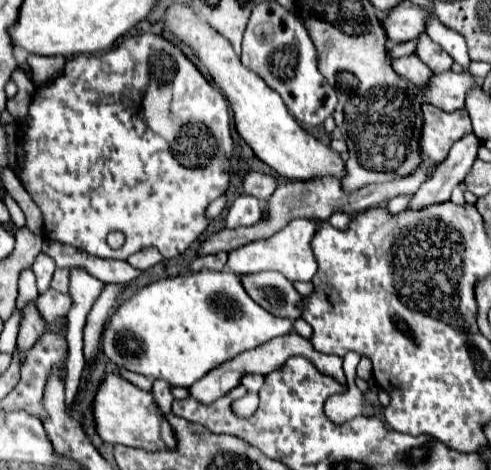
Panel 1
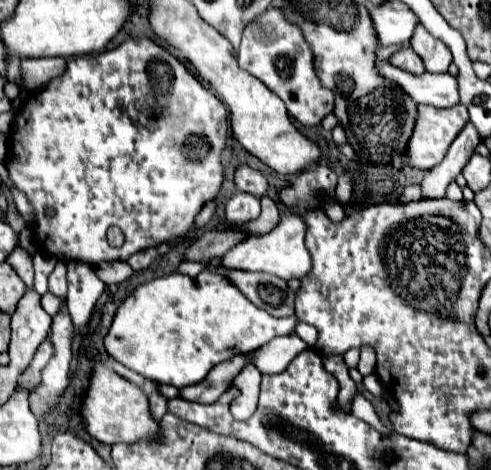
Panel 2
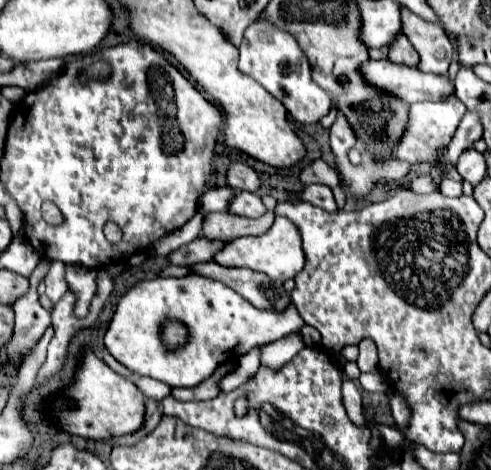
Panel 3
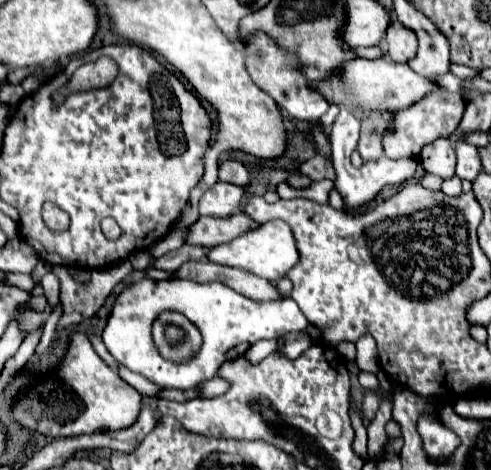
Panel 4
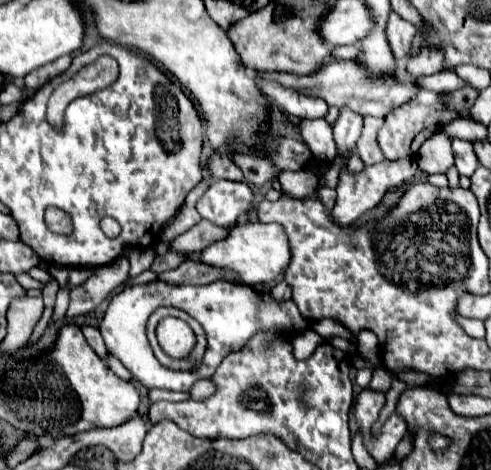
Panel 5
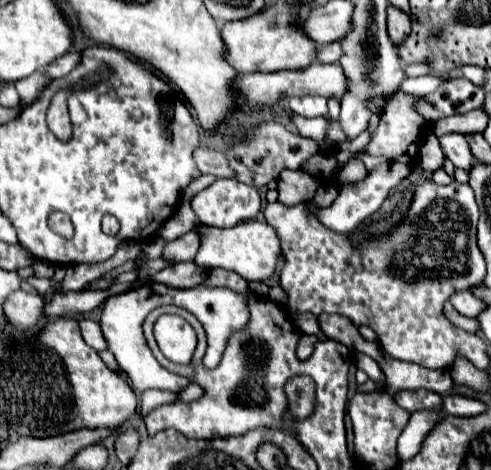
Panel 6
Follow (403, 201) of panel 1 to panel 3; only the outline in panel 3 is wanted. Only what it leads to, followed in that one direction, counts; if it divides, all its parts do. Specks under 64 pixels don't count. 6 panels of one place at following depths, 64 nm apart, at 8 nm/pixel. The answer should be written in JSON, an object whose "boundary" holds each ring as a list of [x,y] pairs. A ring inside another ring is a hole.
{"boundary":[[[420,176],[416,180],[412,180],[408,184],[408,188],[416,194],[428,194],[428,192],[436,192],[436,188],[432,188],[432,184],[428,184],[428,176]]]}

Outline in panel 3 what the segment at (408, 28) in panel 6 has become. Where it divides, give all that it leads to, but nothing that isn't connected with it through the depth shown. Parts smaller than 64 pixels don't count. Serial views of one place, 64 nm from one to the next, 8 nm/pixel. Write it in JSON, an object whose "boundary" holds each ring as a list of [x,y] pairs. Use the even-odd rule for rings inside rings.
{"boundary":[[[400,36],[400,40],[396,40],[396,44],[390,44],[390,62],[396,64],[404,64],[410,68],[418,68],[420,58],[416,56],[416,50],[412,48],[412,44],[408,44],[406,36]]]}

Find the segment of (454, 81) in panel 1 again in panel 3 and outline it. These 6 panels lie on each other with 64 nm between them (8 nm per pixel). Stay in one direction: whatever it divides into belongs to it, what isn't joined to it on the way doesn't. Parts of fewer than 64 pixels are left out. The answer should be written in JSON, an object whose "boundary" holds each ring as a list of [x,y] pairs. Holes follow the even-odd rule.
{"boundary":[[[368,60],[368,64],[364,64],[362,68],[364,78],[382,92],[388,92],[392,96],[398,96],[400,100],[404,100],[406,104],[414,104],[414,102],[440,102],[446,100],[454,94],[454,84],[450,82],[448,76],[438,76],[438,74],[426,74],[420,72],[416,68],[404,68],[400,64],[392,64],[390,60]]]}

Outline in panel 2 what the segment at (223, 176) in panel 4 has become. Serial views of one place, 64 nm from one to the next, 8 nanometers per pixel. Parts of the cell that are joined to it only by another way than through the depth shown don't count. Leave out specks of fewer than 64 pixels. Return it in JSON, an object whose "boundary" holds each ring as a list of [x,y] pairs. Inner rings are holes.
{"boundary":[[[238,166],[236,174],[234,174],[234,184],[238,190],[254,194],[258,198],[266,196],[268,192],[268,180],[264,178],[264,174],[260,170],[254,170],[250,166]]]}

